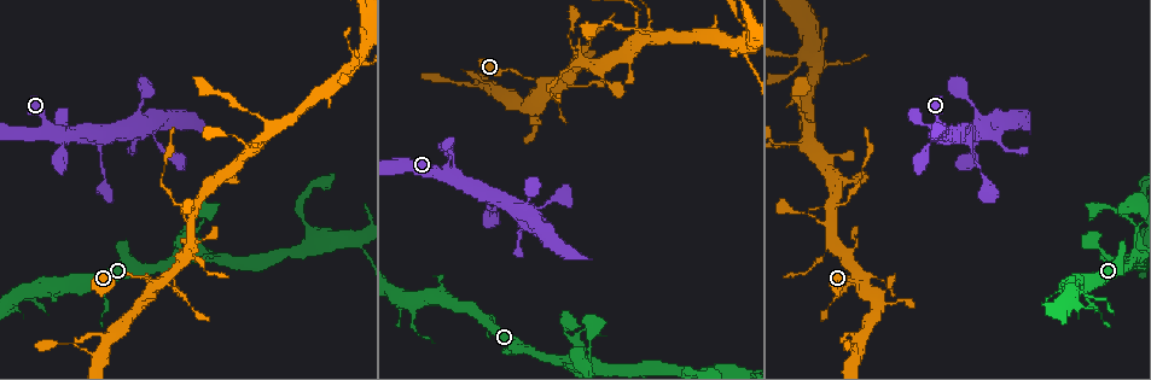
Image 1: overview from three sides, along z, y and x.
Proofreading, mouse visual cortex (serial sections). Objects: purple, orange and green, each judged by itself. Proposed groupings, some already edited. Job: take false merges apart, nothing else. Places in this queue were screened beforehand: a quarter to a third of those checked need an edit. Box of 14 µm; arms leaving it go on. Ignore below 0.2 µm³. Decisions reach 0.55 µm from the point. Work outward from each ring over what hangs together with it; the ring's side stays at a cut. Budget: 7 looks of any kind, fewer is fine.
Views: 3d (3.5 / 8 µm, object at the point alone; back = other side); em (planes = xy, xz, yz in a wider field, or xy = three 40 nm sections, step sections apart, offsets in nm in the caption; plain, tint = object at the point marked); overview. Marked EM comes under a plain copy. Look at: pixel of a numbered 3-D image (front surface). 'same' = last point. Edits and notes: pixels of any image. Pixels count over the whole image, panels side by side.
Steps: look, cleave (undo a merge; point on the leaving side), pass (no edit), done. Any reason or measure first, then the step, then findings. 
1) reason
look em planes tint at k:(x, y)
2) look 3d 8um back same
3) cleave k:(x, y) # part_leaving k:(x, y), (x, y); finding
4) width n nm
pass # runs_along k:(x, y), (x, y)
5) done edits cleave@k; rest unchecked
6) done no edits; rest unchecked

calibre changes
look 3d 3.5um at 1:(848, 276)

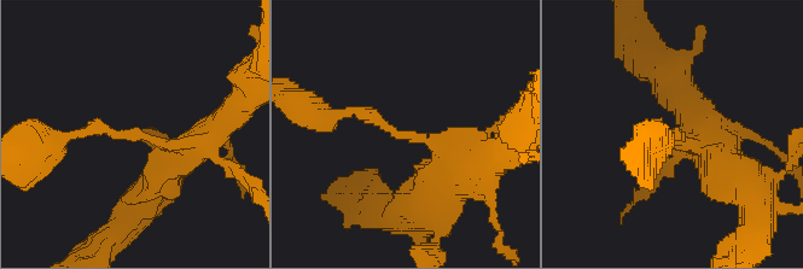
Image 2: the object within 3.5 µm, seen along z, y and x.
shape alone is not enough
look em xy step 2 tint at 2:(123, 131)

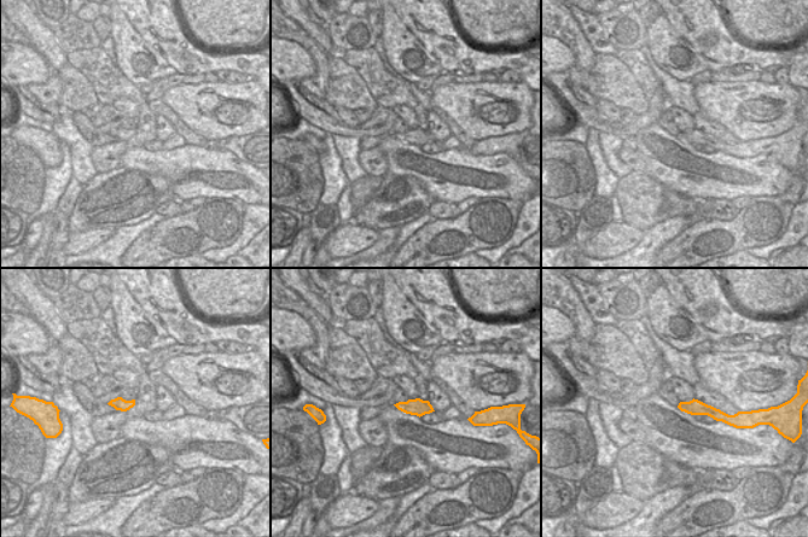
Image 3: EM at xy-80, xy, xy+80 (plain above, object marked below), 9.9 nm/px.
pass # runs_along 2:(52, 140), (108, 129), (197, 144); one cell here

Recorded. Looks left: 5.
thin arm on a thick one
look 3d 8um at 1:(806, 129)

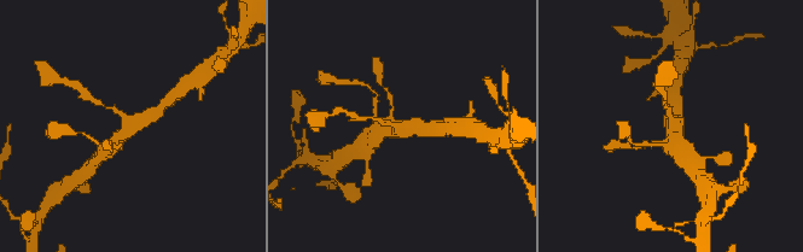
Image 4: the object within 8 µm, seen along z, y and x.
look 3d 3.5um at 4:(402, 128)

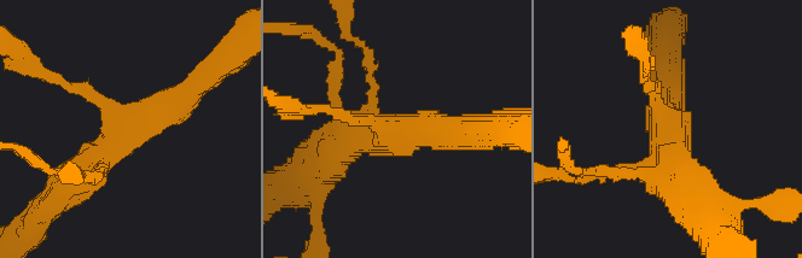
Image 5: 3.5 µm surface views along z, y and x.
arms 3; arm_widths 150, 400, 500 nm
look em xy step 2 tint at 5:(125, 128)

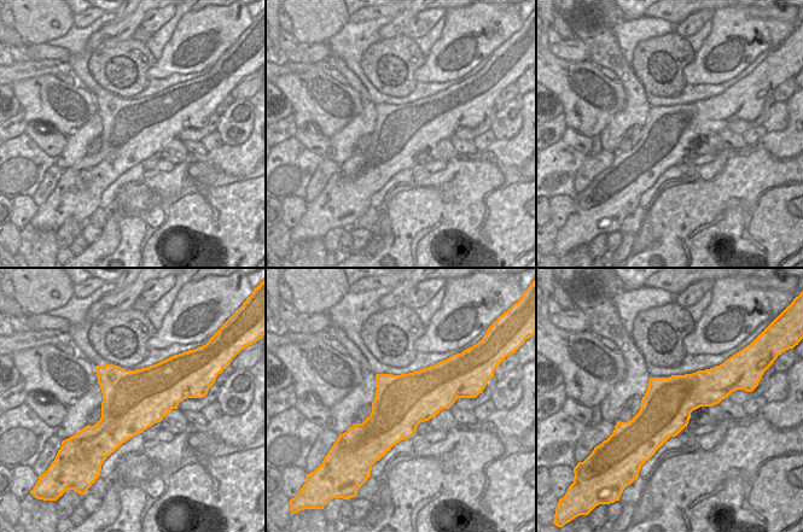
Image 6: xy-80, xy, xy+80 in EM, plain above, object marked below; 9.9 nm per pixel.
pass # runs_along 5:(68, 182), (198, 82); continuous, no second cell

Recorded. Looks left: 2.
small branch off a trunk
look 3d 3.5um at 1:(1135, 260)

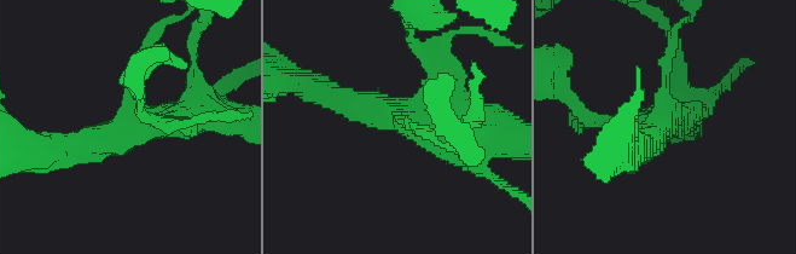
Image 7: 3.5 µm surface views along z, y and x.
arms 4; arm_widths 100, 250, 350, 450 nm; now the EM
look em xy step 2 tint at 7:(663, 123)

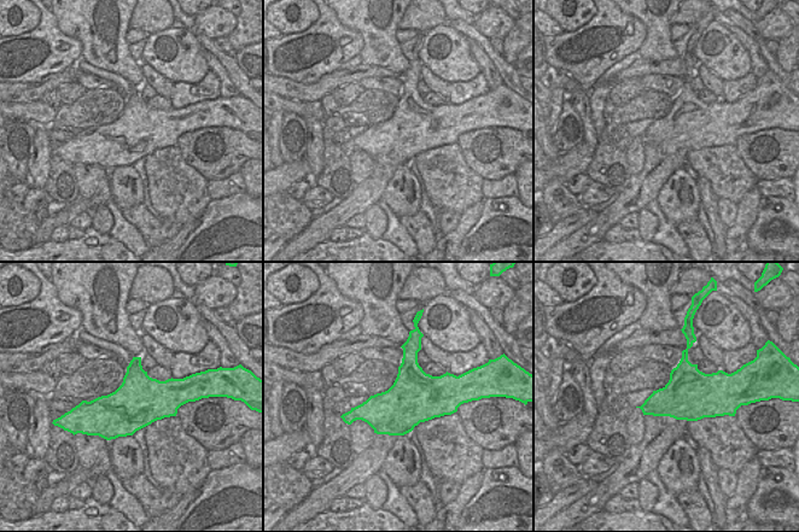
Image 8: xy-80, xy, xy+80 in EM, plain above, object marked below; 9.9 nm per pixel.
pass # runs_along 7:(335, 98), (478, 142); continuous, no second cell

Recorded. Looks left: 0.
done no edits; rest unchecked

